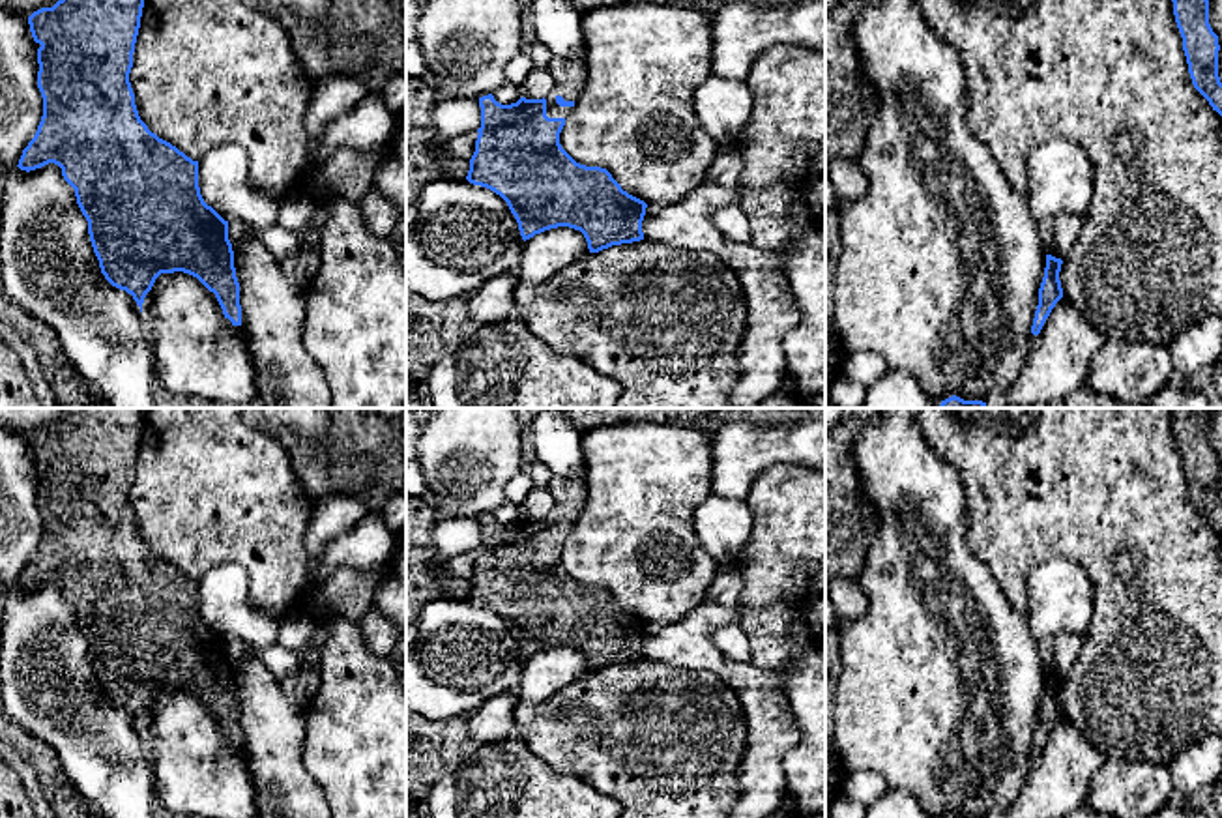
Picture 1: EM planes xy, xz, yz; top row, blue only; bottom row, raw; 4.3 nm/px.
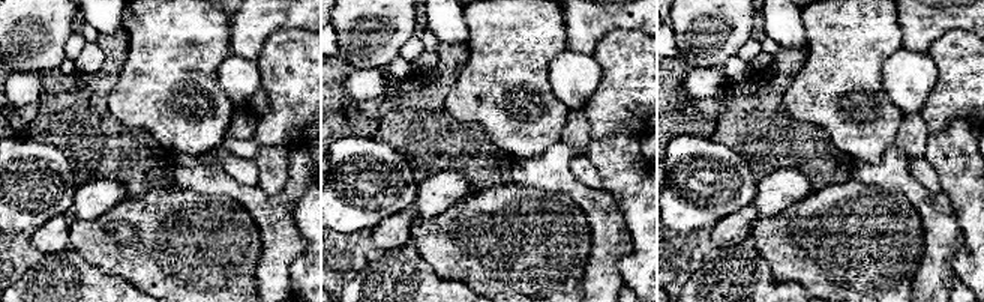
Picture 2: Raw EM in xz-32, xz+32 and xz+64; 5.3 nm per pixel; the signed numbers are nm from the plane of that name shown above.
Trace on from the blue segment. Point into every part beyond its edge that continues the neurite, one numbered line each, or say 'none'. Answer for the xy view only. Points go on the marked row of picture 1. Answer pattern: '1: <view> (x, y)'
none

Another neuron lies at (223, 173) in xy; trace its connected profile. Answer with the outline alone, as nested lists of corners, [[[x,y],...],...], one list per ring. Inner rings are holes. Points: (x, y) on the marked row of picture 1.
[[[223,142],[198,161],[198,187],[204,202],[225,221],[241,221],[251,228],[277,225],[281,198],[255,187],[249,176],[249,155]]]

